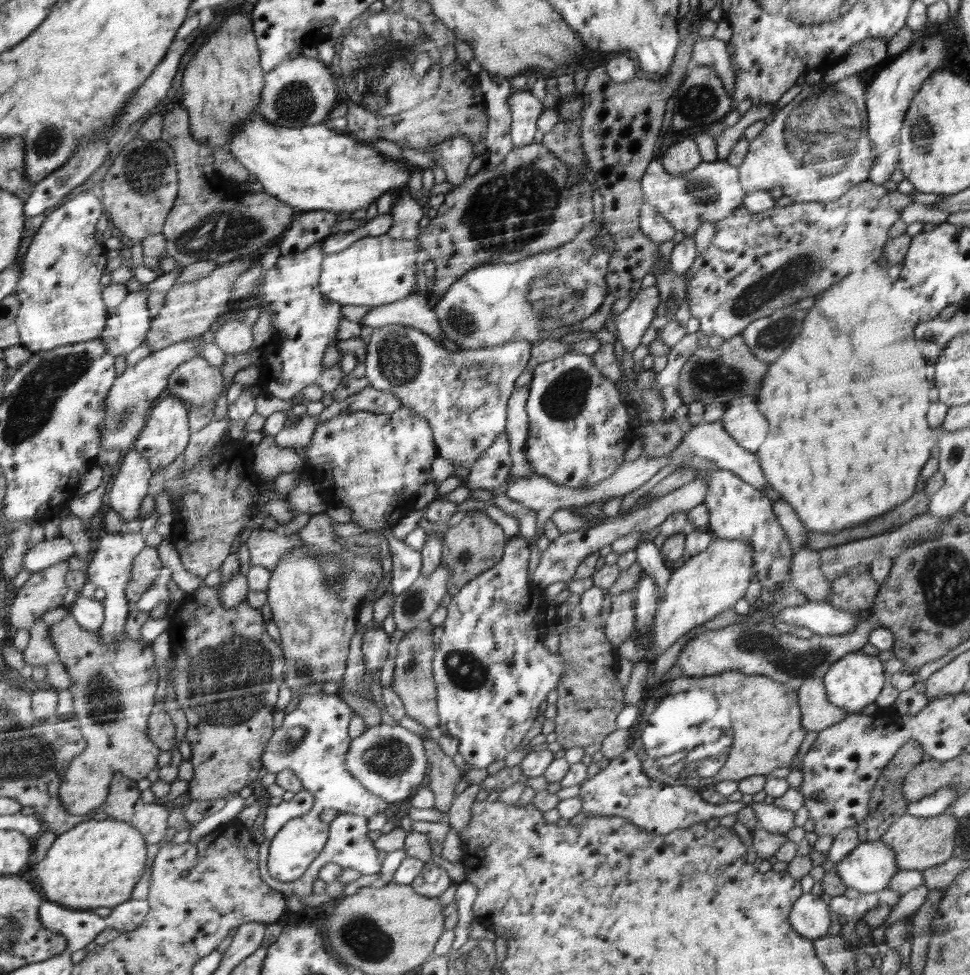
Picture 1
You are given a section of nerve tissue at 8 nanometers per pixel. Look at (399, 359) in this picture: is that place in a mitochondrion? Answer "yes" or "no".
yes

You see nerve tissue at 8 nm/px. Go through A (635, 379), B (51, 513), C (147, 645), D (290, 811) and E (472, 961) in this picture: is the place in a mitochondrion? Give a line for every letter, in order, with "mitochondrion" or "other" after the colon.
A: other
B: other
C: other
D: other
E: mitochondrion

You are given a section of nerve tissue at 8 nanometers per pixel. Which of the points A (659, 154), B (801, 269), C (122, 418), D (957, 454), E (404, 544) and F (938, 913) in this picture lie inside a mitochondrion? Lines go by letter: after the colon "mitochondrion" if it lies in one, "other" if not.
A: other
B: mitochondrion
C: mitochondrion
D: mitochondrion
E: other
F: other

